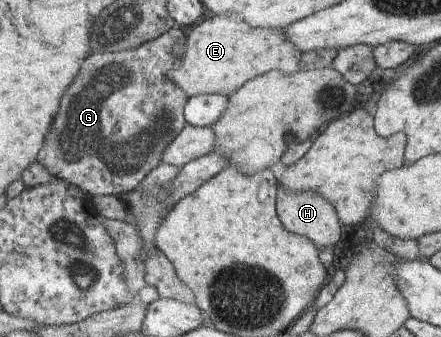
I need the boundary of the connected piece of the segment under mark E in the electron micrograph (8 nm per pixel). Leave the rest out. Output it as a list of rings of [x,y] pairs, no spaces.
[[[215,16],[209,20],[198,22],[187,33],[187,54],[185,54],[181,67],[169,72],[169,78],[173,84],[179,86],[179,90],[185,90],[188,98],[203,96],[205,94],[221,94],[230,97],[237,93],[247,82],[263,76],[273,70],[279,70],[283,74],[295,74],[300,71],[301,58],[304,52],[299,52],[297,46],[287,38],[284,30],[261,29],[249,26],[238,16]]]

